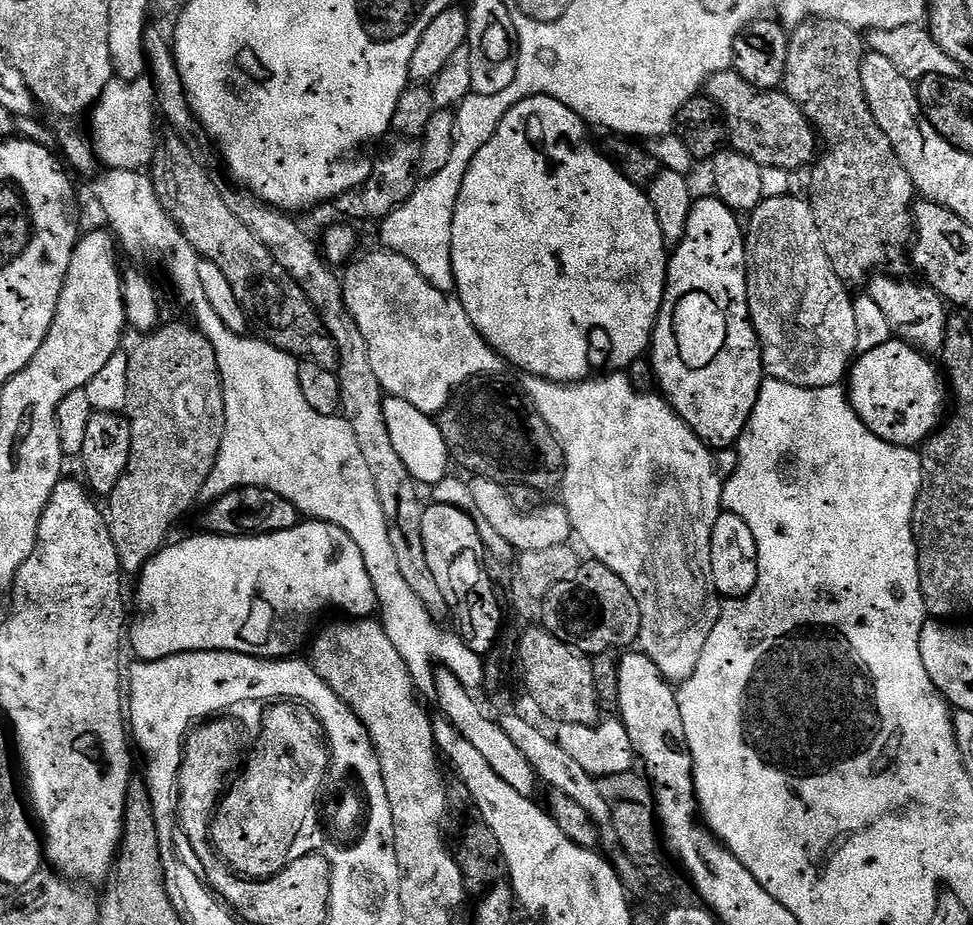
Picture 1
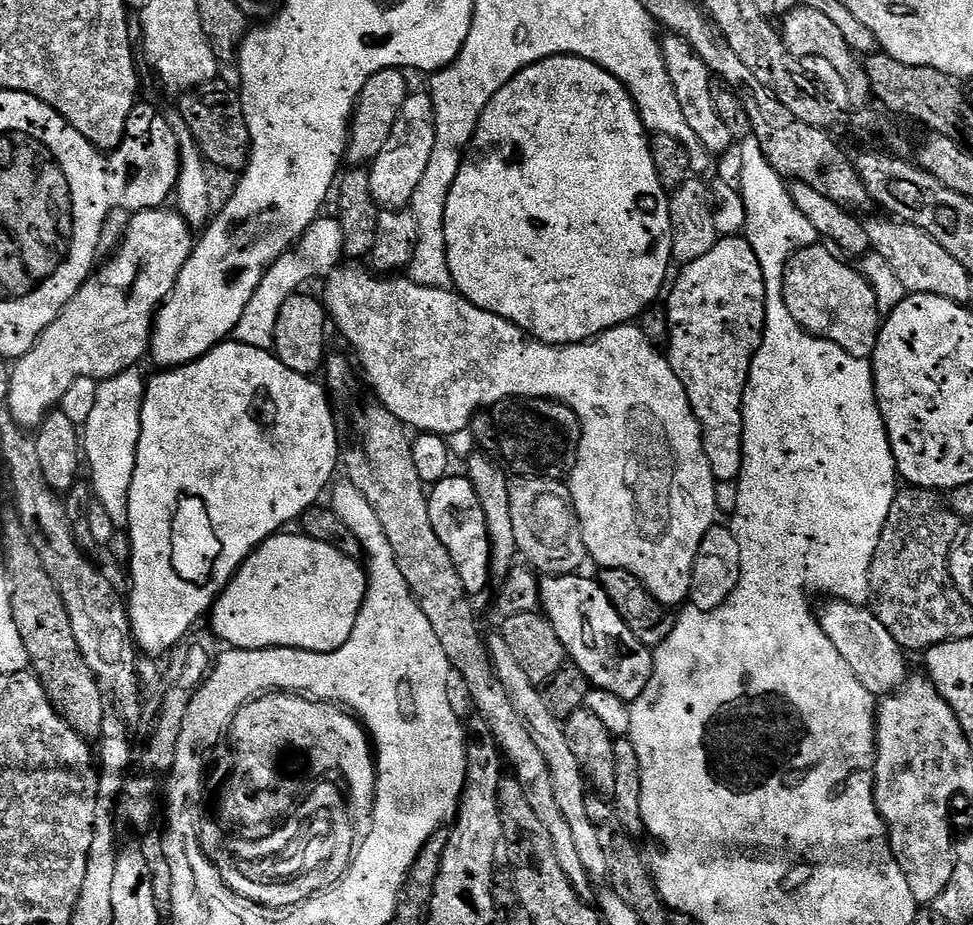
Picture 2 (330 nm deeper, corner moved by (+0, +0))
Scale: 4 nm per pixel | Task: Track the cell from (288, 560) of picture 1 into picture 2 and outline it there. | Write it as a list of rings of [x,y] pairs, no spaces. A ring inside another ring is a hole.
[[[277,534],[263,540],[244,559],[232,581],[216,597],[210,609],[213,637],[225,640],[228,648],[263,650],[264,648],[301,648],[307,652],[336,652],[354,634],[358,614],[368,589],[368,573],[357,561],[338,554],[331,546],[314,542],[303,534]]]

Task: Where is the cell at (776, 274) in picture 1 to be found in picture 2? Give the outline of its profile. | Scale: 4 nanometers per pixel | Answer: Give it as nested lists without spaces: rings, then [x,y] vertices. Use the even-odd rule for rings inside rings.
[[[820,242],[793,252],[784,268],[786,310],[811,336],[842,346],[846,354],[868,358],[876,348],[882,313],[876,308],[874,292],[866,278],[853,265],[851,268],[843,262],[848,263]]]

